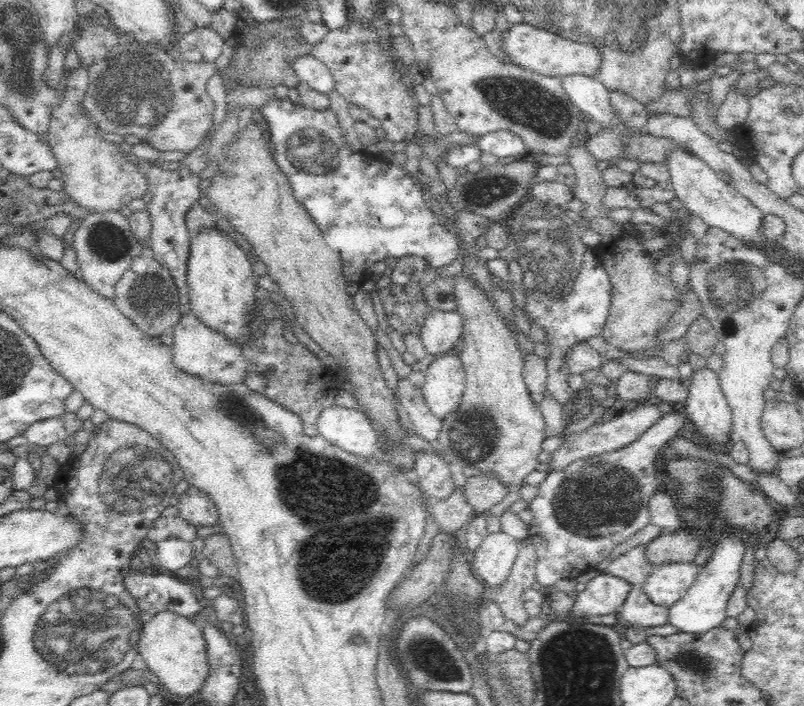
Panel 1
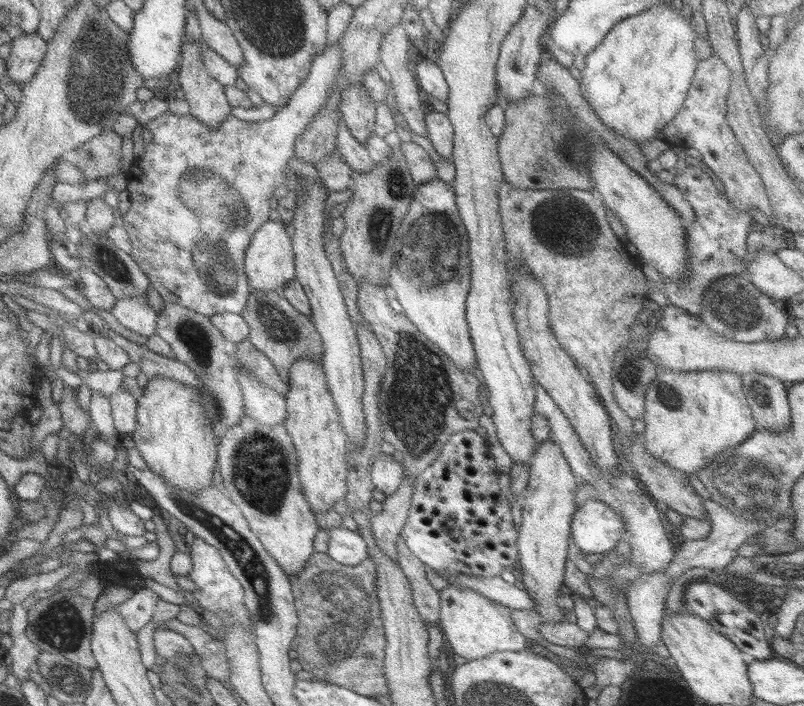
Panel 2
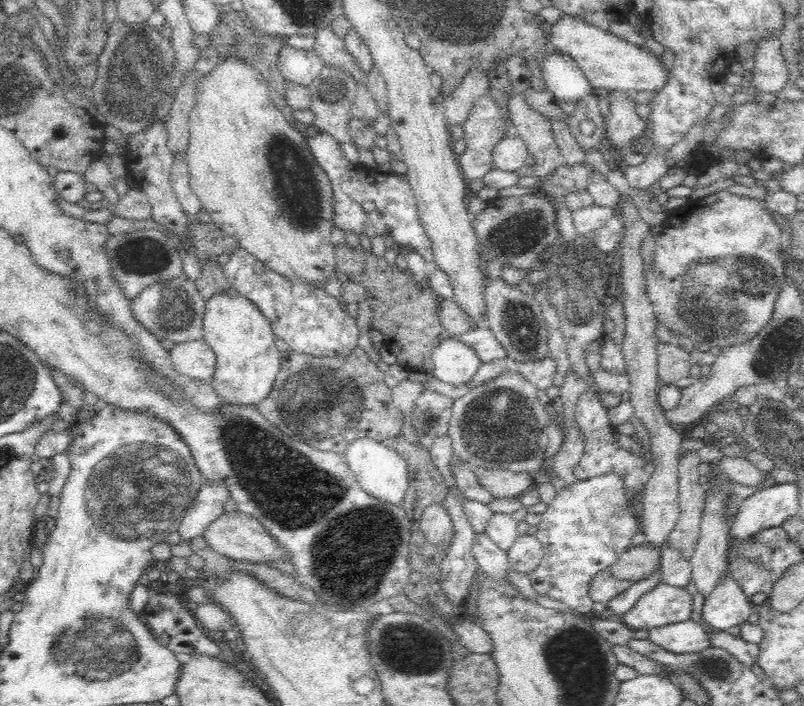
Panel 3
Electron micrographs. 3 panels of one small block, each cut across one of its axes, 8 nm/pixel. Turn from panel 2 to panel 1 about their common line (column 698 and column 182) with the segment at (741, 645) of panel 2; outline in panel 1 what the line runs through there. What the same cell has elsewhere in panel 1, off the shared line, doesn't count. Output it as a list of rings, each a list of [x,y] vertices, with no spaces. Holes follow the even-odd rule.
[[[131,571],[124,578],[124,586],[134,597],[143,616],[152,617],[160,610],[169,610],[195,622],[198,614],[203,615],[198,594],[190,590],[190,584],[168,572],[148,575],[142,571]]]

